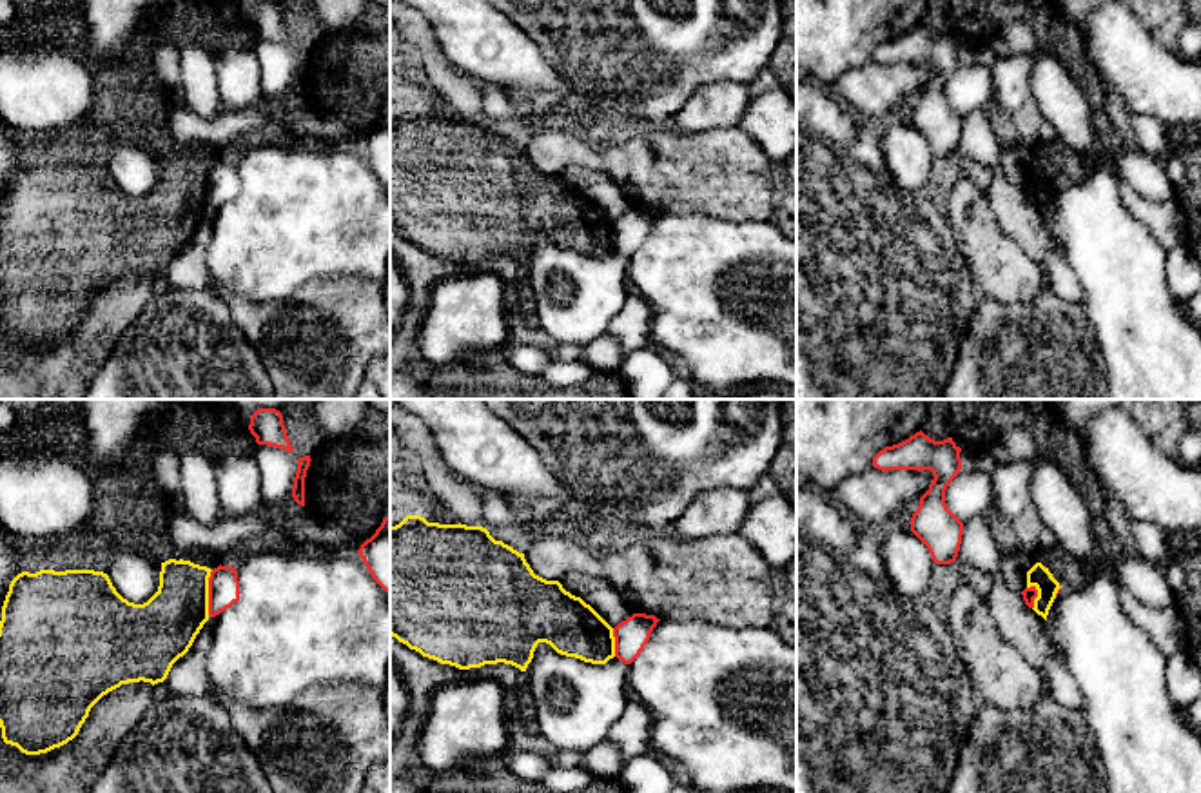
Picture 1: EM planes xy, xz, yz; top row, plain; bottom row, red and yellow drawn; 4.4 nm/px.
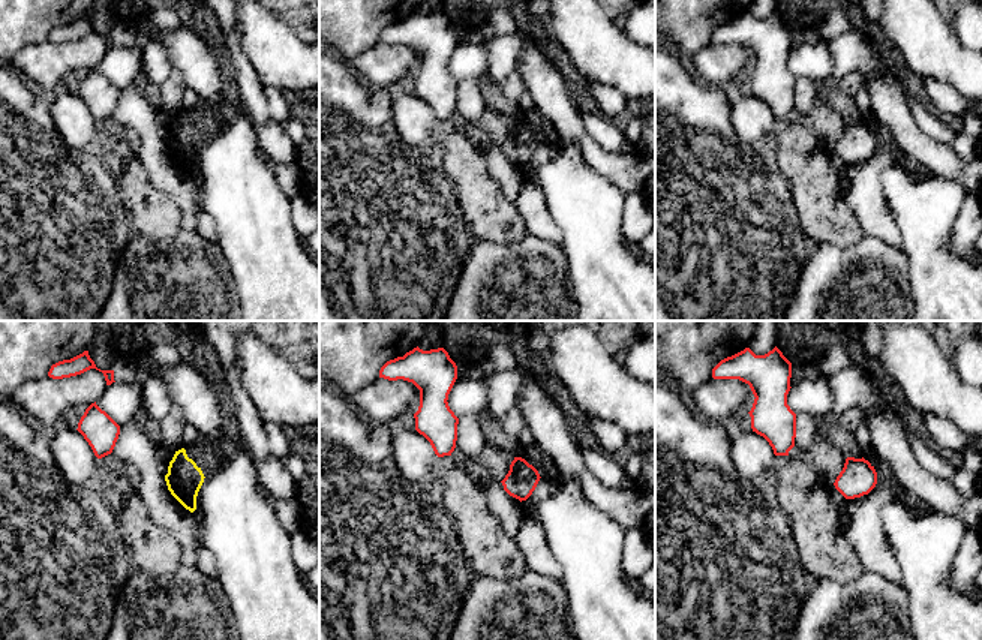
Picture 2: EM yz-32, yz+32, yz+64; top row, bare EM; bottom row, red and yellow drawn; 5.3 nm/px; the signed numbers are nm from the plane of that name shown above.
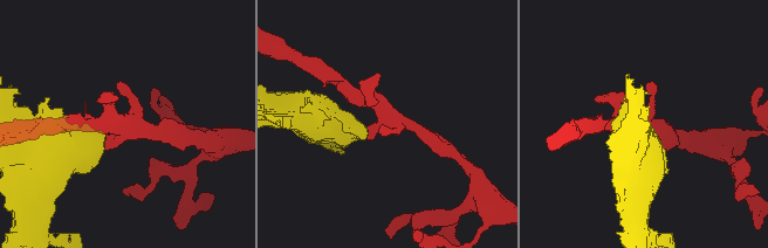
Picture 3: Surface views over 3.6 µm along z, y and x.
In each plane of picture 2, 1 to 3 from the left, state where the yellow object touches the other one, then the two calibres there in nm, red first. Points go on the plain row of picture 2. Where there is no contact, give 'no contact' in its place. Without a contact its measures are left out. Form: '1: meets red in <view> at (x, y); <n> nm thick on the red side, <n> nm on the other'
1: no contact
2: no contact
3: no contact

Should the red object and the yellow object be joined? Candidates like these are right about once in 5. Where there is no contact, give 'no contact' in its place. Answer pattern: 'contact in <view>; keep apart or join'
contact in xy; keep apart

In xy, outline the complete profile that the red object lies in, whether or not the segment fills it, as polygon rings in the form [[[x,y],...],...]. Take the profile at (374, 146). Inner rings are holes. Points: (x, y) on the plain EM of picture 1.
[[[390,111],[357,143],[372,172],[390,187]]]

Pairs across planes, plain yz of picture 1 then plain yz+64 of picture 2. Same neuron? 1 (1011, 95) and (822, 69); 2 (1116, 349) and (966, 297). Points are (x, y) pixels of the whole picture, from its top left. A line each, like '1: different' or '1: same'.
1: different
2: same

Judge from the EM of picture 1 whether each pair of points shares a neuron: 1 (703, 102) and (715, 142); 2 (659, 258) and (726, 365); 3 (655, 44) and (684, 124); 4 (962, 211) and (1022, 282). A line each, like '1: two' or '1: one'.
1: two
2: one
3: two
4: one

